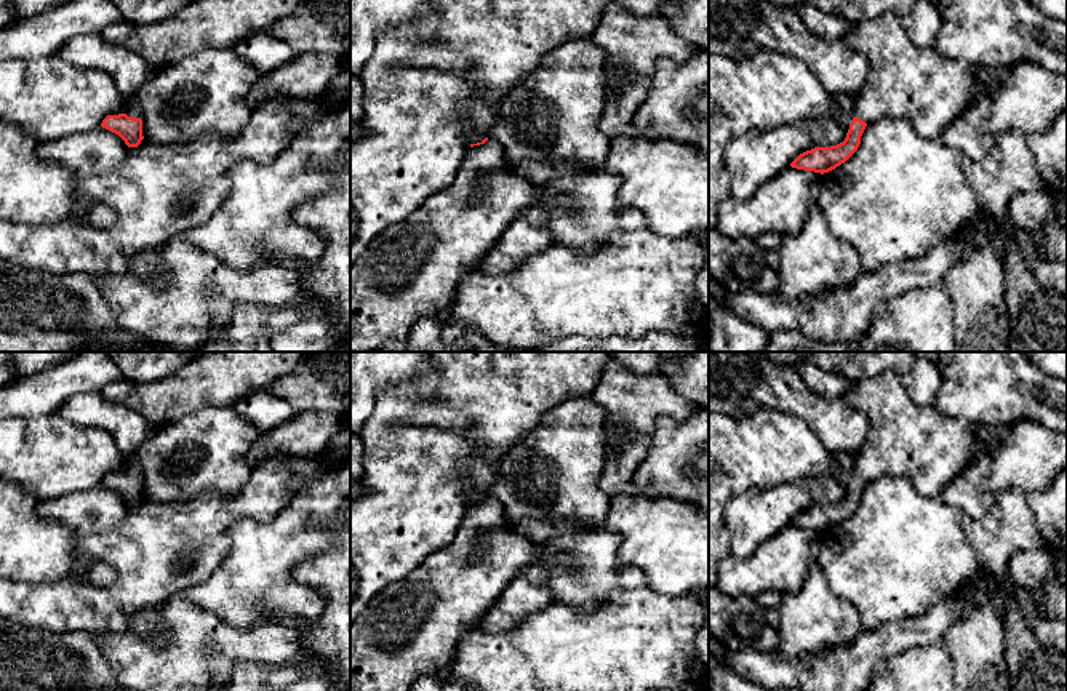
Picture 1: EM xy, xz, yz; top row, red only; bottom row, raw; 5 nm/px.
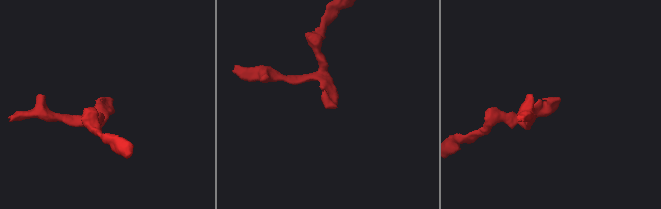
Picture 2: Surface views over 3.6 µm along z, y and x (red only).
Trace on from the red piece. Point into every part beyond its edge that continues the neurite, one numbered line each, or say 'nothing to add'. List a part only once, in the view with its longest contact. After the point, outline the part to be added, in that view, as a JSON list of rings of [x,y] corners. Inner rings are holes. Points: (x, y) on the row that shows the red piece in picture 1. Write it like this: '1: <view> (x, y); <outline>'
1: xz (413, 269); [[[496,141],[470,147],[448,189],[430,195],[413,214],[382,230],[350,266],[350,352],[378,352],[389,342],[405,341],[418,320],[446,315],[461,280],[480,270],[480,262],[501,234],[536,198],[534,187],[506,168],[506,154]]]

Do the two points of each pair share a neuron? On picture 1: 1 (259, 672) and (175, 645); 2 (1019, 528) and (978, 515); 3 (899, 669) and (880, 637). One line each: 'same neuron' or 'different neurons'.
1: different neurons
2: same neuron
3: different neurons

